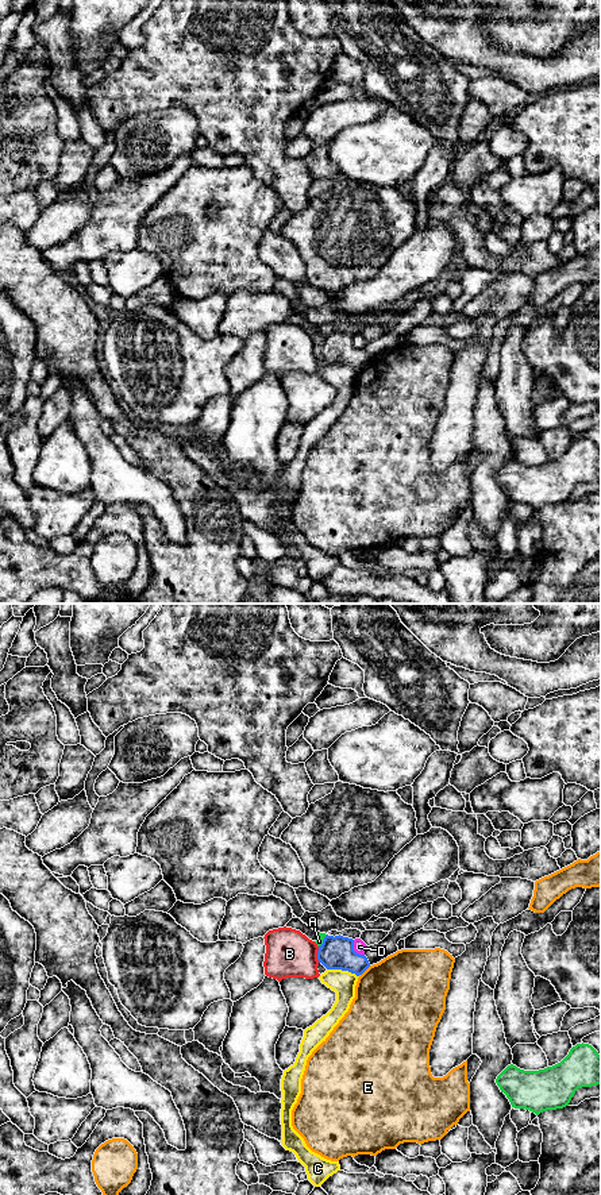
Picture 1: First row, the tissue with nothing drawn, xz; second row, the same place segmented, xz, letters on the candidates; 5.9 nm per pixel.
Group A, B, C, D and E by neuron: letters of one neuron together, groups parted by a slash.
A / B / C / D / E

